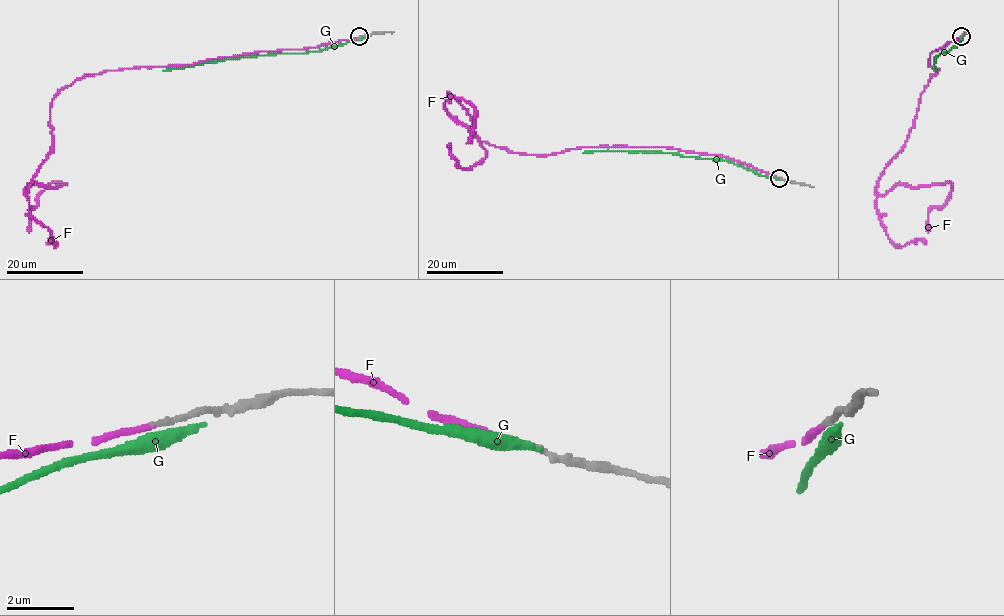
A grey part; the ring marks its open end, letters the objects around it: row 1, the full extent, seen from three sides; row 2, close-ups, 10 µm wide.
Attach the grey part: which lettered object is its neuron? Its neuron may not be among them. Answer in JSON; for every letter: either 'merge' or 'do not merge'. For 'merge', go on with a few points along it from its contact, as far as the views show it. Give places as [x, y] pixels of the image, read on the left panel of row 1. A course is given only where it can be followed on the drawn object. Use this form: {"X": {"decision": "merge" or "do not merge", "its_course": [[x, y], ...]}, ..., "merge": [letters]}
{"F": {"decision": "merge", "its_course": [[360, 36], [75, 79], [51, 102], [52, 150], [24, 189], [65, 184], [41, 193], [28, 232]]}, "G": {"decision": "do not merge"}, "merge": ["F"]}

